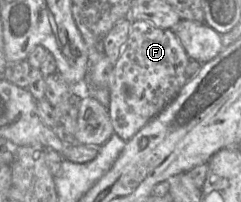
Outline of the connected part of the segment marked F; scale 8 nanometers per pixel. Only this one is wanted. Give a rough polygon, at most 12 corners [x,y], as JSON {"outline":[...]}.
{"outline":[[131,21],[108,85],[129,141],[188,82],[172,29]]}

